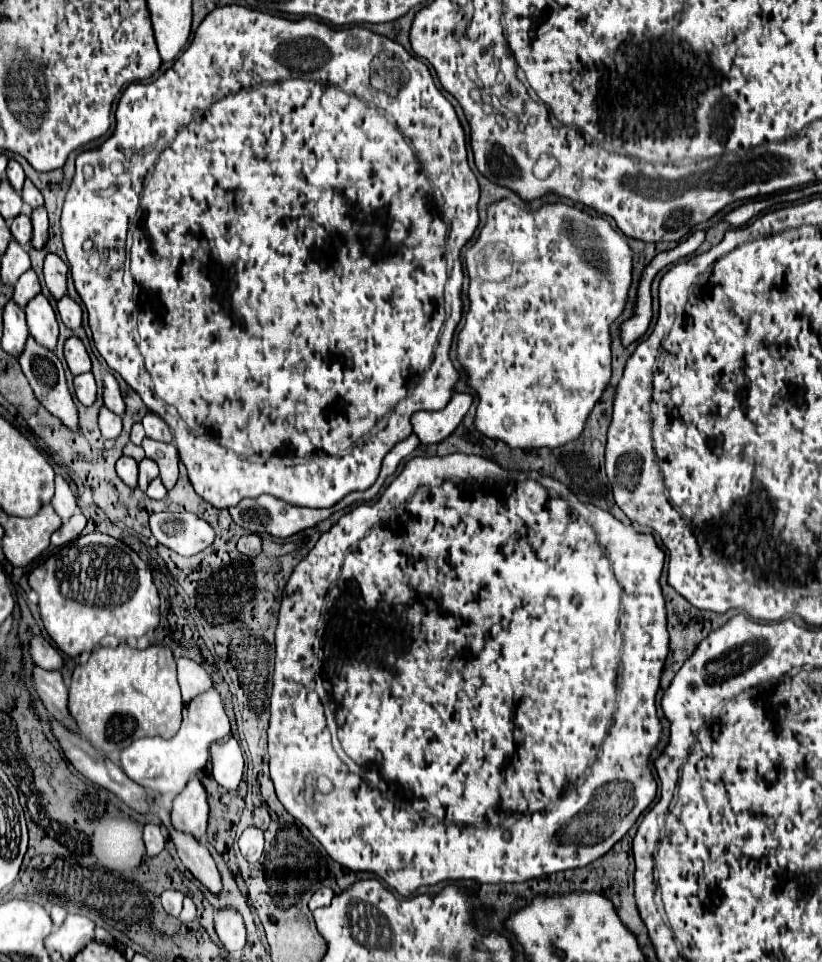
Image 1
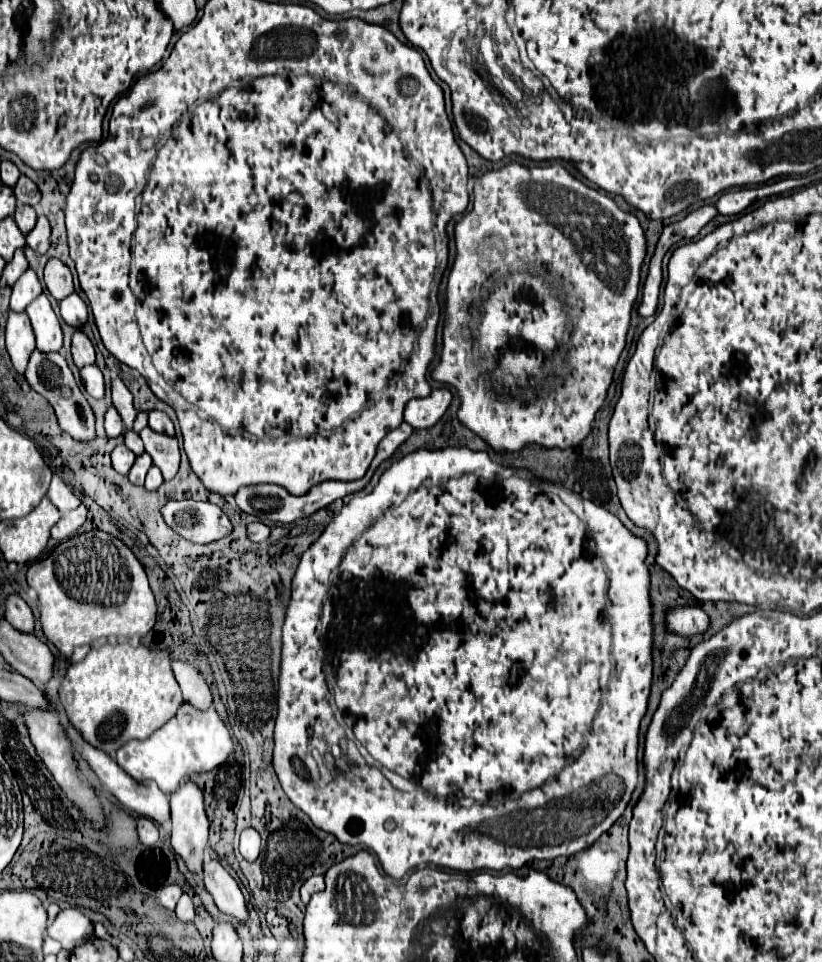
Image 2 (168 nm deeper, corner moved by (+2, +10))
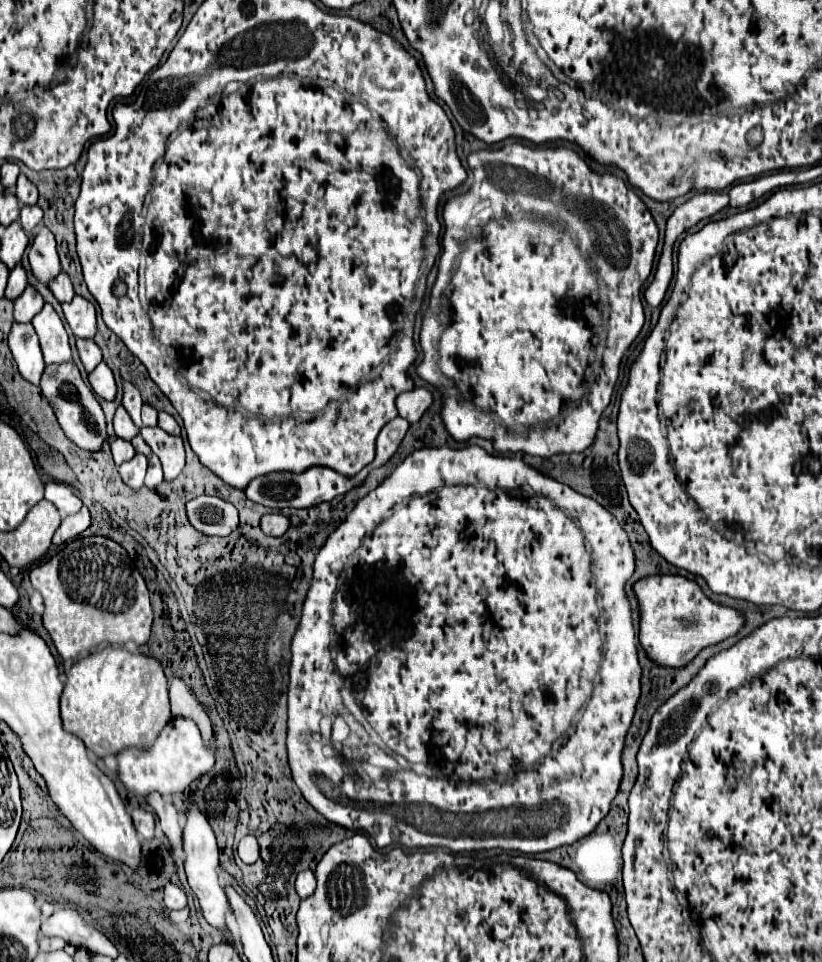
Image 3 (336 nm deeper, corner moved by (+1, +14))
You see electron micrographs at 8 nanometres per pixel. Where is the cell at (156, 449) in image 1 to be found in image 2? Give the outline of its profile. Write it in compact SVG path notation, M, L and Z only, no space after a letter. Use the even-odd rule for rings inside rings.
M150 427L142 429L140 437L144 441L146 453L152 457L154 465L162 471L164 481L172 479L178 473L178 465L180 465L180 449L176 437L156 433Z

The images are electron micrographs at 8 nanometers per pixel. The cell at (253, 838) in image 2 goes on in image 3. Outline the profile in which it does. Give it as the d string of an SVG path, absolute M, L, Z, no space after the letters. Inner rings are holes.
M245 835L239 841L239 857L243 863L255 863L259 857L259 843L253 835Z

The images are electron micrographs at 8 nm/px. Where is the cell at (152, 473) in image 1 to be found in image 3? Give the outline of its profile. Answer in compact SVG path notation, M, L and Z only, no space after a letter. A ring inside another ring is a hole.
M135 455L131 461L127 461L119 467L119 473L121 473L123 481L127 485L131 485L131 489L135 489L135 491L143 487L145 471L147 471L147 457L145 455Z

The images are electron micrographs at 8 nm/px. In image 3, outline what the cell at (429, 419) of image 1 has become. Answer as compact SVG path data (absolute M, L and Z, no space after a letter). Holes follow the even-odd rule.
M417 387L417 389L401 393L401 397L397 397L399 415L403 419L407 419L409 423L417 423L431 405L433 405L433 395L425 387Z

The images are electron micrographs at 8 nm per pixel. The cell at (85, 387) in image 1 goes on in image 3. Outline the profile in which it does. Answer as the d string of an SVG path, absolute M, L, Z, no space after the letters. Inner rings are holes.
M99 363L91 373L89 373L89 383L91 383L91 389L95 395L103 397L105 401L113 401L115 395L117 395L117 385L115 385L115 379L113 379L113 373L111 369L107 367L107 363Z

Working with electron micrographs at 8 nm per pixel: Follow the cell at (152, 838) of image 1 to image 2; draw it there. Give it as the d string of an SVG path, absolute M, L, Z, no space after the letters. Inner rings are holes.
M140 817L136 829L138 829L138 839L142 845L154 845L158 841L158 827L154 821Z

